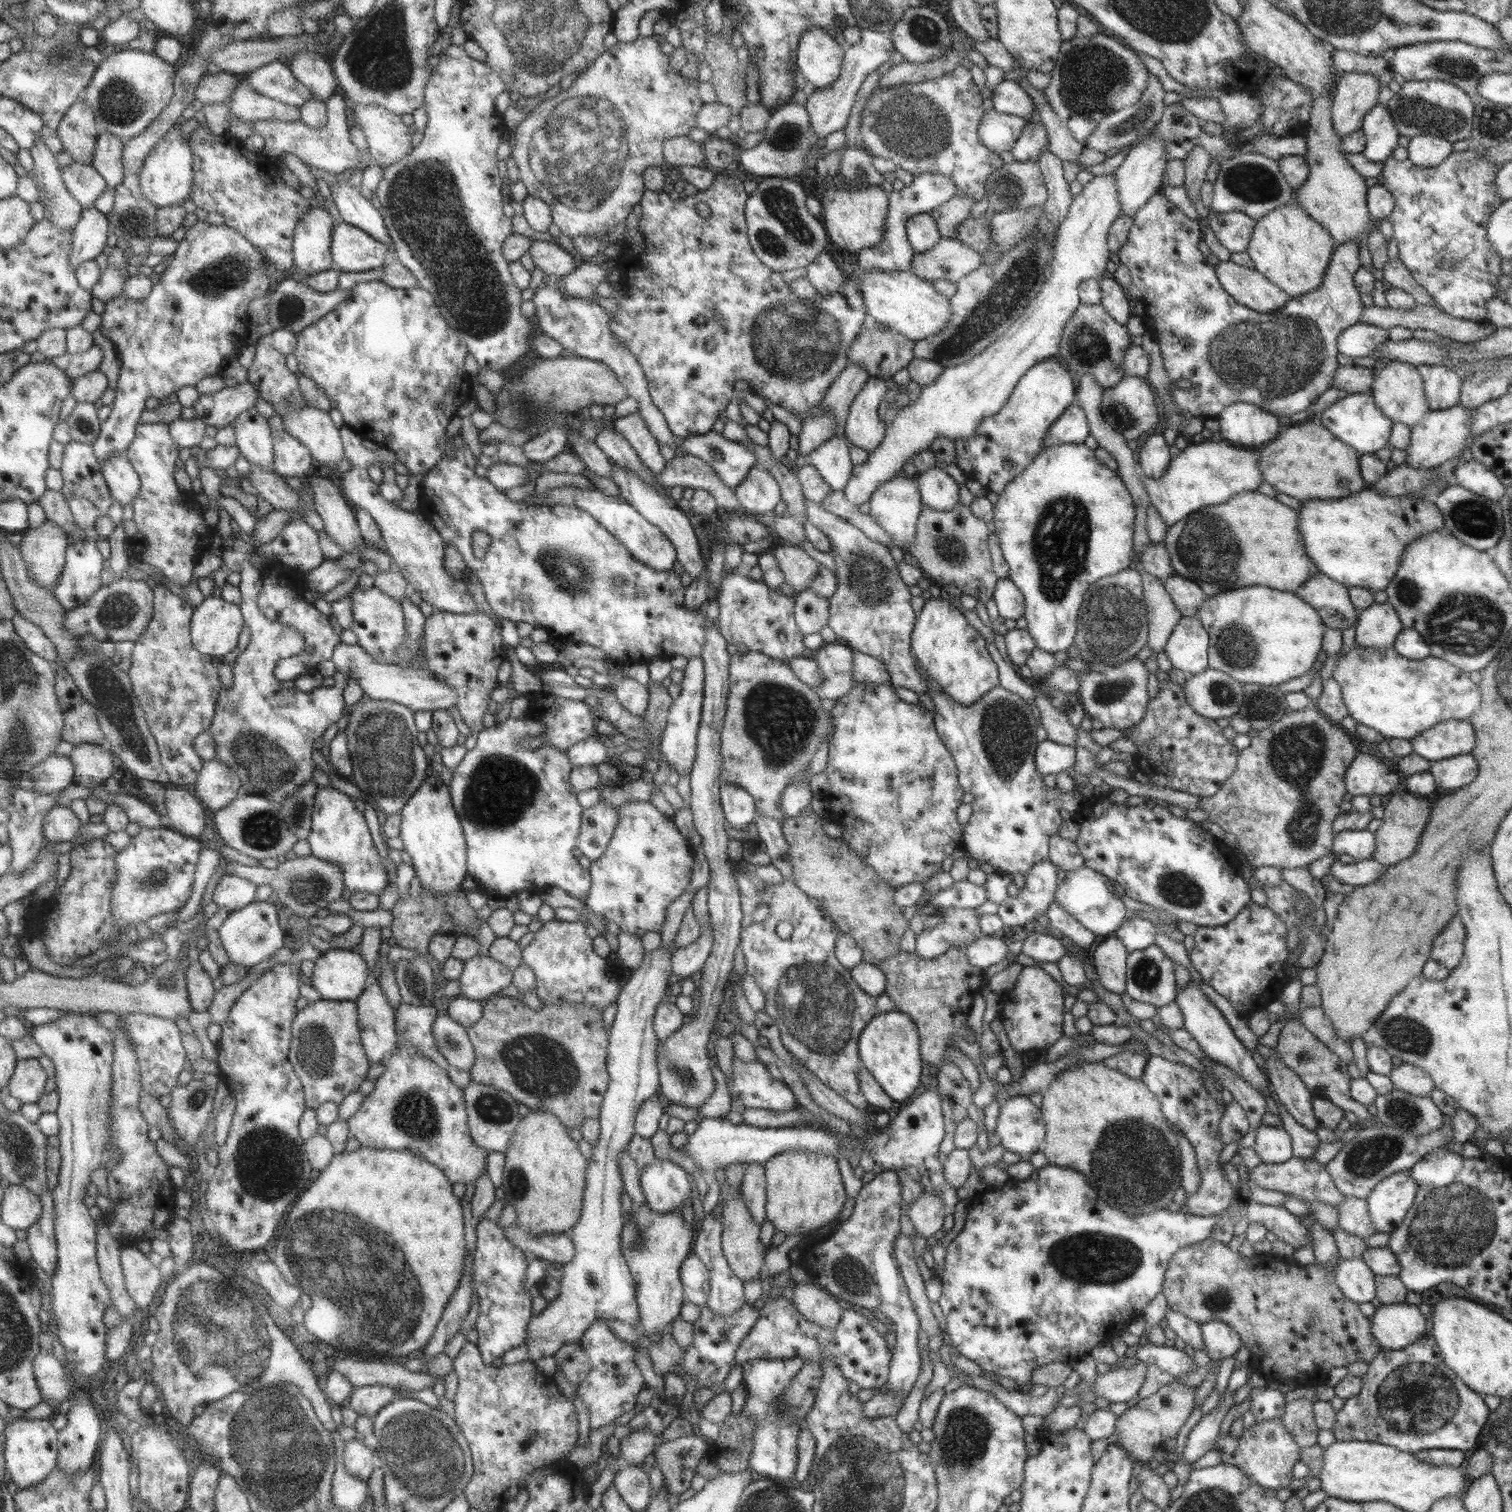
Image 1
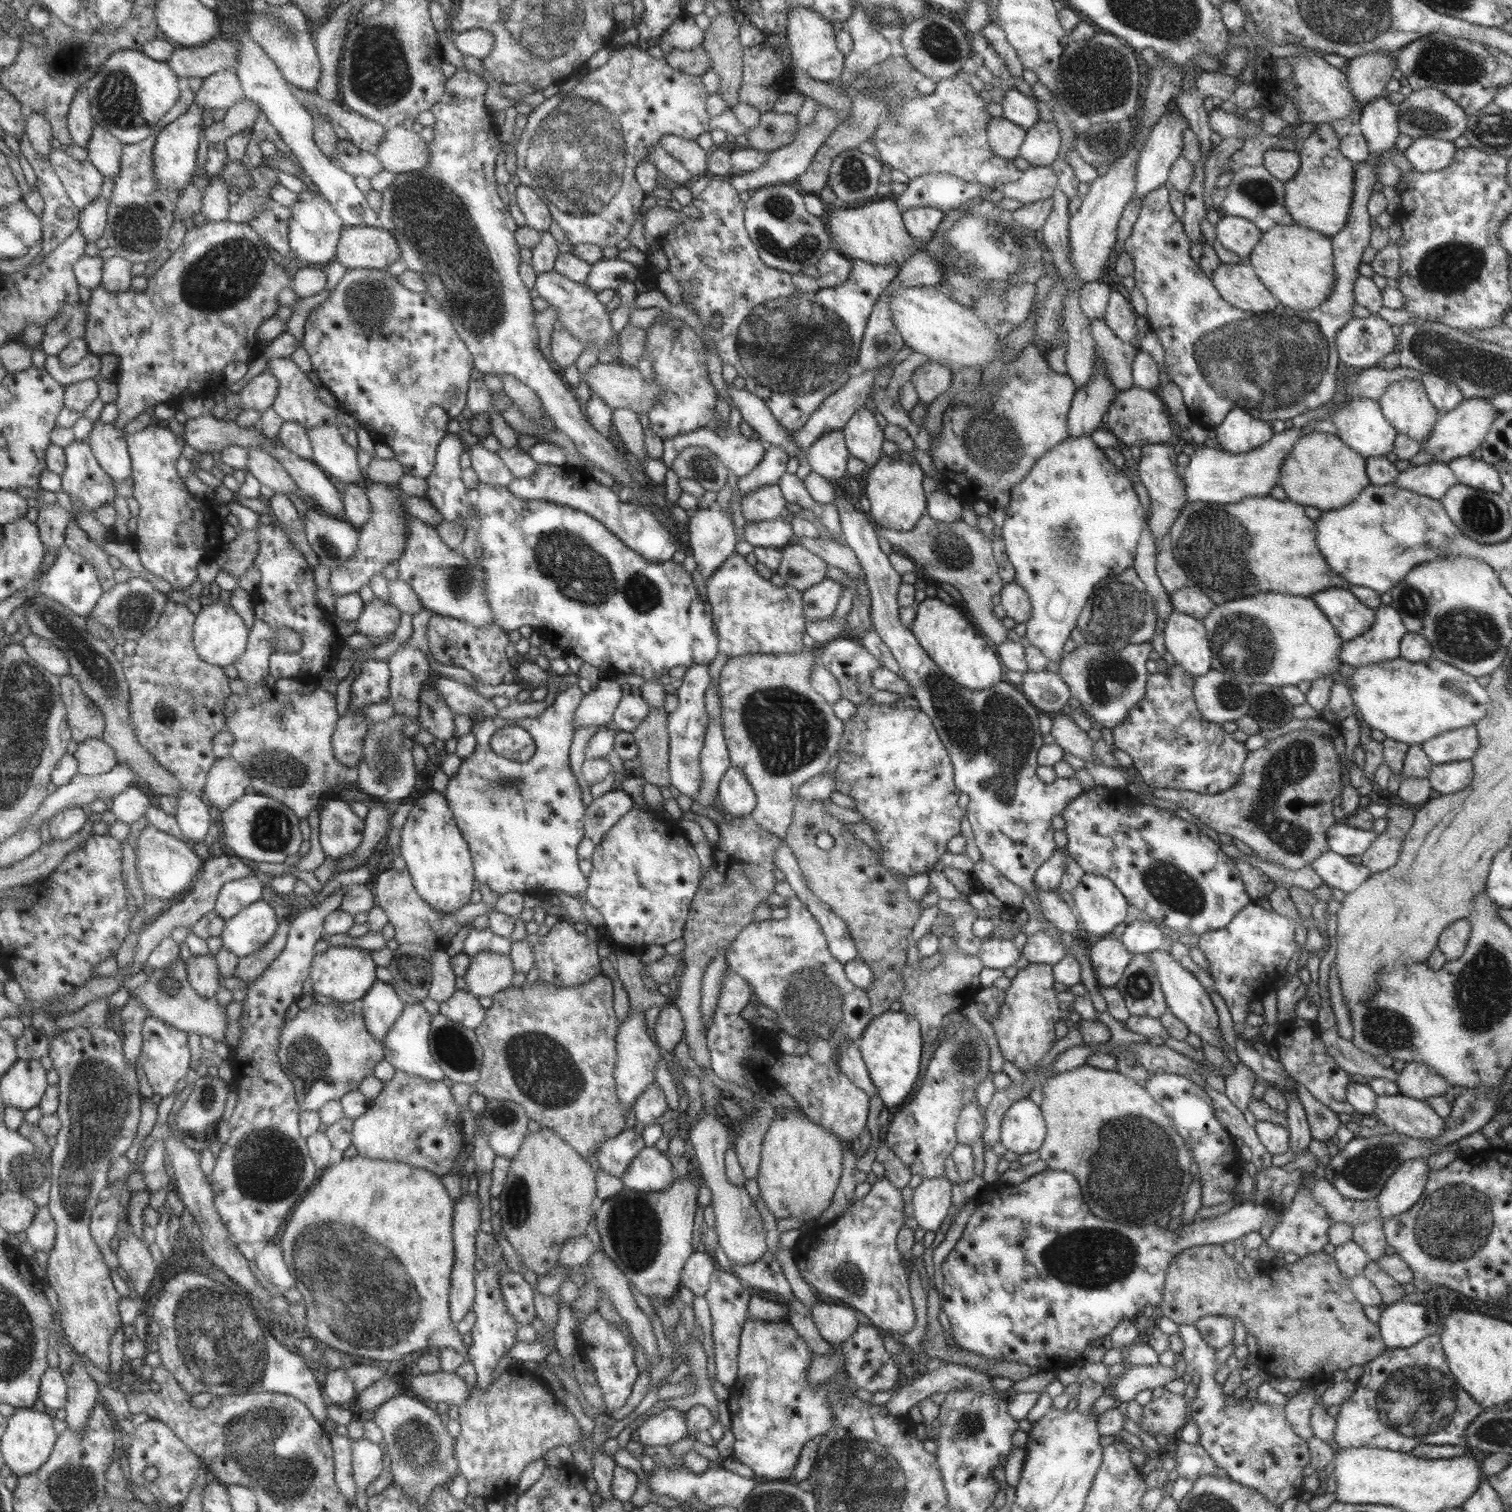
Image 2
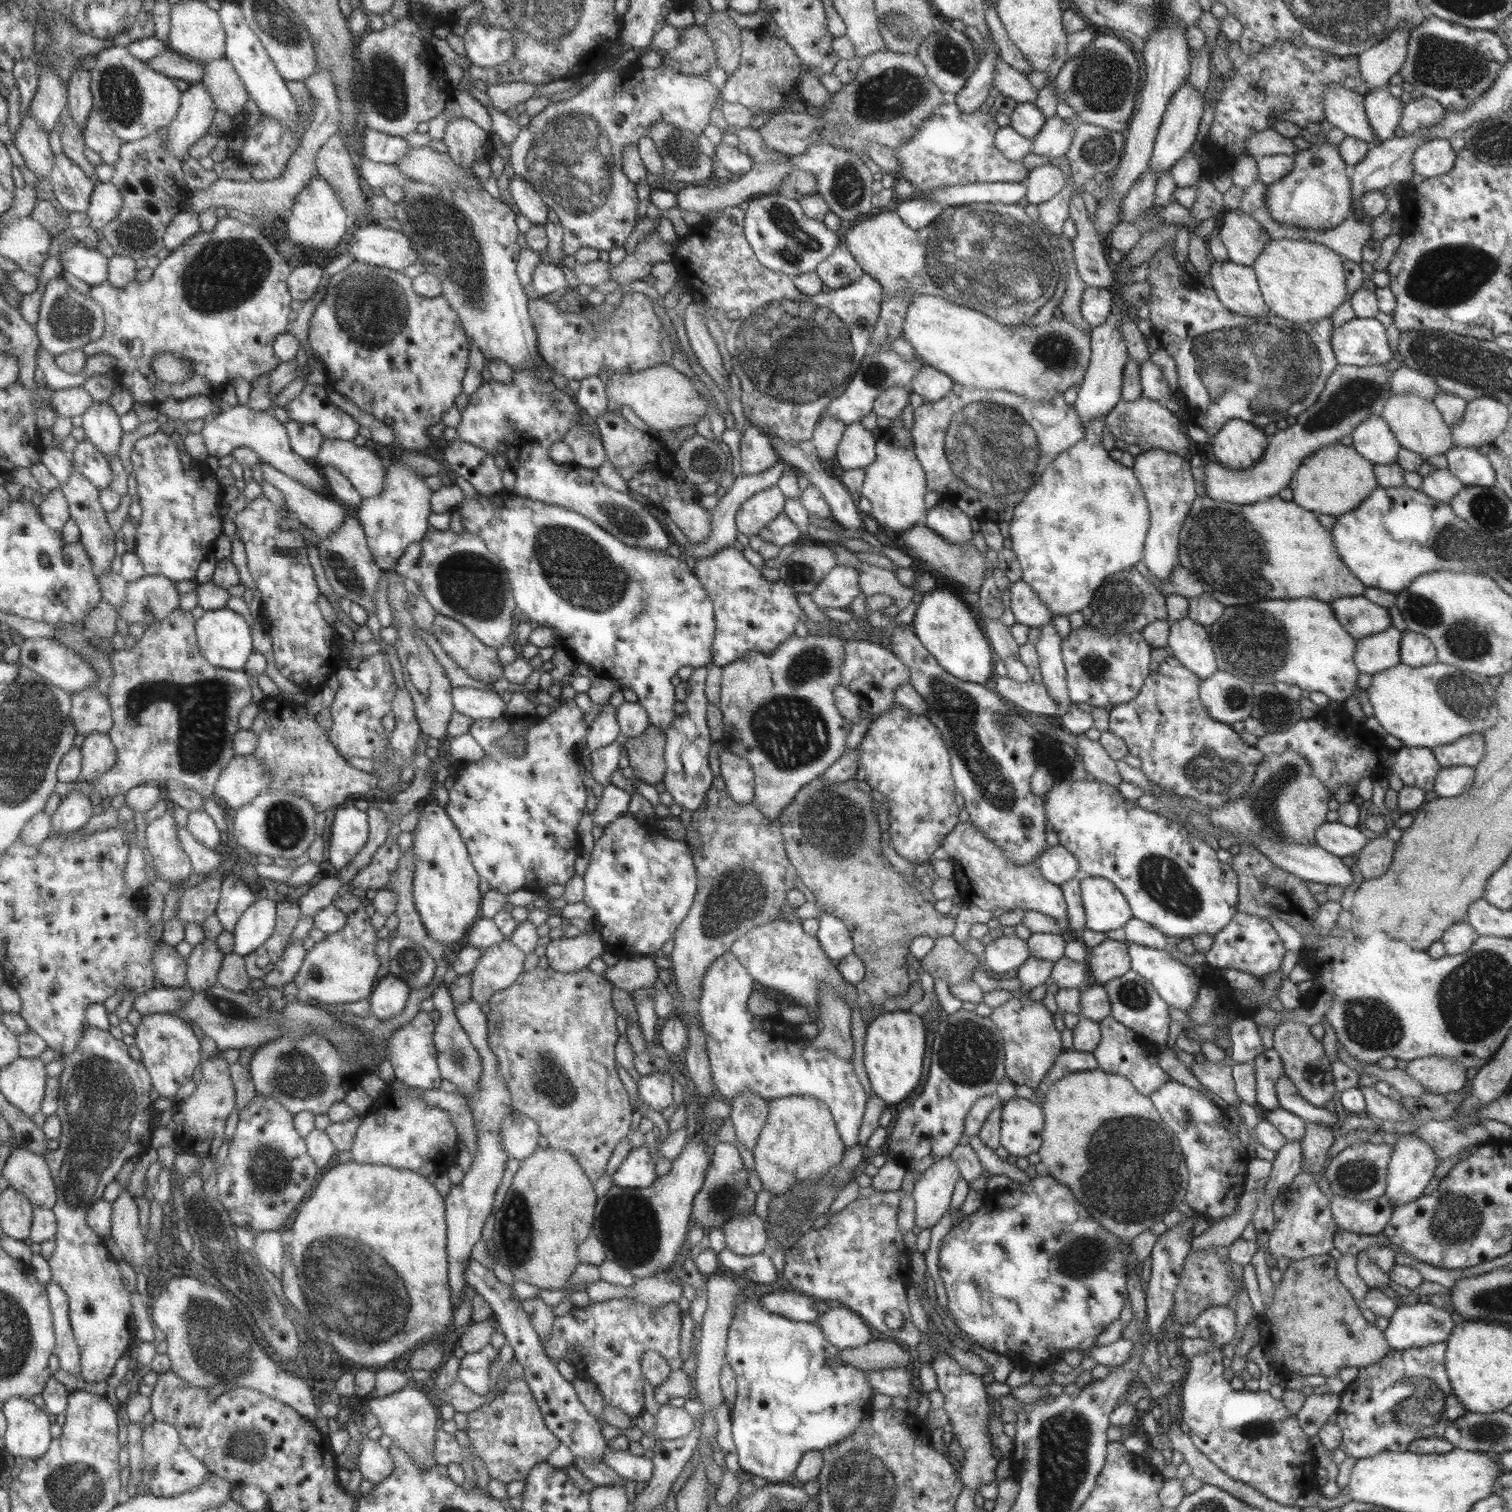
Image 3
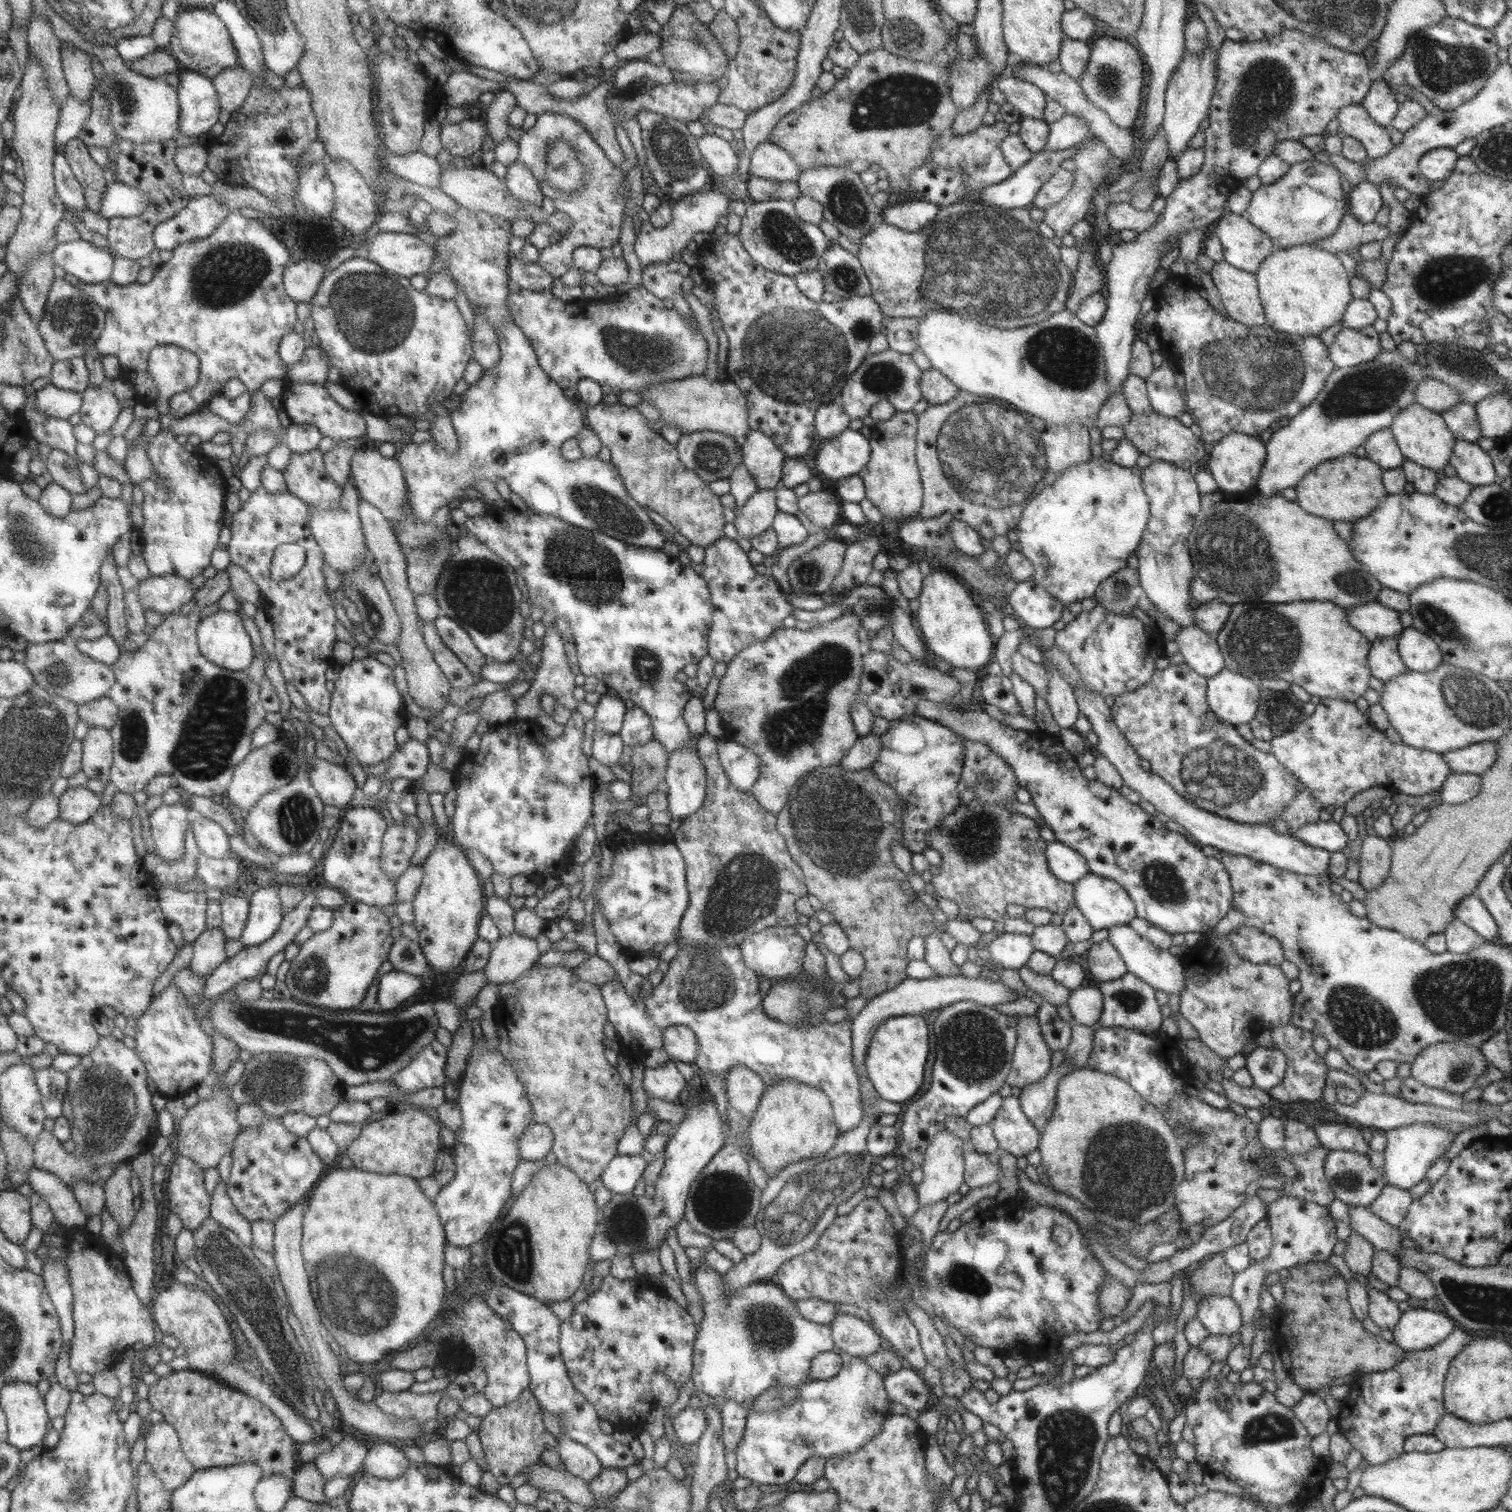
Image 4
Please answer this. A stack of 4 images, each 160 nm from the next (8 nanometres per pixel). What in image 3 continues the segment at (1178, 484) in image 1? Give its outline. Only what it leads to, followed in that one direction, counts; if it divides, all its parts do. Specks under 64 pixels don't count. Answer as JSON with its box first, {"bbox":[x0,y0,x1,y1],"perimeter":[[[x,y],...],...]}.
{"bbox":[1202,364,1393,504],"perimeter":[[[1338,364],[1327,377],[1316,401],[1292,418],[1285,429],[1277,429],[1268,437],[1264,453],[1253,467],[1233,472],[1221,467],[1216,460],[1202,464],[1206,496],[1235,504],[1253,504],[1279,494],[1281,488],[1288,487],[1293,473],[1306,456],[1322,446],[1339,442],[1342,436],[1349,436],[1353,427],[1369,415],[1382,415],[1384,404],[1392,395],[1392,371],[1393,364],[1368,367]]]}

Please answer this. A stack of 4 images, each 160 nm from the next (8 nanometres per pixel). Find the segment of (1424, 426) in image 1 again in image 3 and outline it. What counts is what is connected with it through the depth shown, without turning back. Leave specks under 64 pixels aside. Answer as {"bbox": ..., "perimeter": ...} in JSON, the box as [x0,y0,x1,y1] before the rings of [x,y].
{"bbox":[1450,396,1510,448],"perimeter":[[[1489,396],[1467,403],[1462,419],[1450,428],[1453,446],[1478,448],[1491,445],[1510,417],[1507,405]]]}

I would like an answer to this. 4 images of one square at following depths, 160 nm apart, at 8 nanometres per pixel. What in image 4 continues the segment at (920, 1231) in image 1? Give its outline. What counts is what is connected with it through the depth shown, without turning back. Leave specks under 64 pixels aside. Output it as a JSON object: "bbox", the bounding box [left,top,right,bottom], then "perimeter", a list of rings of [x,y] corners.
{"bbox":[915,1128,966,1205],"perimeter":[[[942,1128],[931,1139],[928,1148],[924,1150],[922,1160],[923,1180],[915,1186],[915,1193],[919,1205],[937,1204],[946,1200],[949,1194],[957,1193],[959,1186],[964,1182],[964,1162],[962,1152],[966,1146],[956,1134]]]}

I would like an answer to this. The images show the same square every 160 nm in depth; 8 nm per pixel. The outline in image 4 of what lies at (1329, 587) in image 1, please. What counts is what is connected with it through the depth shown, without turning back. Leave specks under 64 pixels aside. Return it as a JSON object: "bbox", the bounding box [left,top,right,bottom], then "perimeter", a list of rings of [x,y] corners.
{"bbox":[1345,601,1404,643],"perimeter":[[[1377,601],[1345,608],[1349,624],[1370,643],[1374,640],[1397,638],[1404,629],[1399,623],[1399,613]]]}

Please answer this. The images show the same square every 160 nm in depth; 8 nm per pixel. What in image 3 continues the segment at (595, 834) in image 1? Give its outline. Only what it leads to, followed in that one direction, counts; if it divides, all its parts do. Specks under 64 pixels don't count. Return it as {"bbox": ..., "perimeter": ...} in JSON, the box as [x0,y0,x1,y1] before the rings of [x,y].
{"bbox":[592,783,630,828],"perimeter":[[[609,783],[603,787],[601,799],[592,814],[593,824],[601,828],[627,813],[630,795]]]}

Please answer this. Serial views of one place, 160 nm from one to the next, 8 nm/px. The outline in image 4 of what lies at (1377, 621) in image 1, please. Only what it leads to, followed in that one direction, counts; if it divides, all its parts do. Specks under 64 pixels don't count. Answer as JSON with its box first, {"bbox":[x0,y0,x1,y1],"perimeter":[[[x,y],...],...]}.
{"bbox":[1367,638,1407,683],"perimeter":[[[1385,638],[1370,643],[1367,666],[1369,674],[1382,683],[1405,673],[1407,670],[1398,653],[1397,639]]]}

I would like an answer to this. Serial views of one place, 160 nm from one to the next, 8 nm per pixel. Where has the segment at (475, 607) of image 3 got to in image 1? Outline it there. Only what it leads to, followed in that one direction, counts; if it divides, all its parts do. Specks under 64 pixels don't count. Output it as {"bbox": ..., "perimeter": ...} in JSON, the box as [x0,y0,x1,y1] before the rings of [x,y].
{"bbox":[336,424,477,615],"perimeter":[[[345,424],[339,429],[339,434],[344,446],[344,458],[350,461],[352,467],[347,472],[339,474],[336,485],[348,504],[367,511],[376,522],[385,543],[386,553],[392,558],[392,568],[401,573],[410,591],[419,592],[421,600],[430,604],[433,609],[462,615],[477,612],[473,596],[467,591],[464,580],[453,579],[453,576],[443,569],[444,542],[430,520],[425,518],[419,509],[402,510],[396,503],[383,500],[377,491],[378,485],[371,482],[366,468],[370,464],[378,466],[377,462],[382,462],[392,468],[393,461],[398,461],[396,456],[382,447],[375,452],[367,450],[363,446],[361,436]]]}

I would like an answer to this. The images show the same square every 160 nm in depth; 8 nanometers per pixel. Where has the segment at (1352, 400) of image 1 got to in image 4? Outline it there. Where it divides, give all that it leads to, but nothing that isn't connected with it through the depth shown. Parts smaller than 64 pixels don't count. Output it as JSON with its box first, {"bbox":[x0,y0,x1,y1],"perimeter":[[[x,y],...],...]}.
{"bbox":[1363,428,1404,470],"perimeter":[[[1384,428],[1370,434],[1363,444],[1366,457],[1382,470],[1398,468],[1403,465],[1404,456],[1396,445],[1393,433]]]}

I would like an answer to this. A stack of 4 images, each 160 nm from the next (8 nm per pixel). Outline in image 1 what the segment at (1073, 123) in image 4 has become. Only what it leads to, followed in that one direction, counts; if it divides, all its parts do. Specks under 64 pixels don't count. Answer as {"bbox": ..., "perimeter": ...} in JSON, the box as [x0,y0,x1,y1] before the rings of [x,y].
{"bbox":[1010,121,1048,162],"perimeter":[[[1028,121],[1017,140],[1014,140],[1010,151],[1014,160],[1019,162],[1036,161],[1041,151],[1046,148],[1046,144],[1048,144],[1046,128],[1041,123]]]}

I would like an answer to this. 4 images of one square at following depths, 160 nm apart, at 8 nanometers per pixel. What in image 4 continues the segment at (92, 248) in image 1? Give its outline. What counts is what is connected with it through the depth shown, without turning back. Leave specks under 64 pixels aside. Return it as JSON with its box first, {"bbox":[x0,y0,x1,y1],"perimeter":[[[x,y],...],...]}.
{"bbox":[101,180,149,220],"perimeter":[[[118,180],[107,186],[107,193],[103,195],[101,216],[107,220],[113,218],[127,219],[141,217],[149,205],[149,198],[141,194],[141,190],[131,188]]]}

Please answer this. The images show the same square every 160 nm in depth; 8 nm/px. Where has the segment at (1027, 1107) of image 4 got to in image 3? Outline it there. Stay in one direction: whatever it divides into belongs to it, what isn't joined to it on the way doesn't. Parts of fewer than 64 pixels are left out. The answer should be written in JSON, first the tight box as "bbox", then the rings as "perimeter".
{"bbox":[1033,1050,1097,1101],"perimeter":[[[1061,1050],[1055,1057],[1049,1070],[1045,1073],[1045,1076],[1041,1079],[1041,1082],[1033,1091],[1044,1101],[1045,1092],[1056,1080],[1072,1072],[1093,1069],[1097,1069],[1097,1063],[1091,1052]]]}

